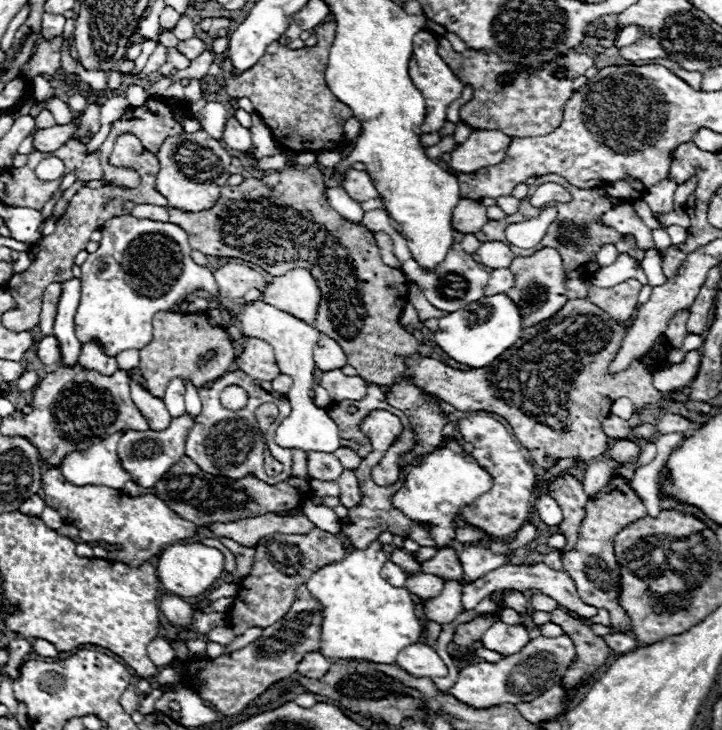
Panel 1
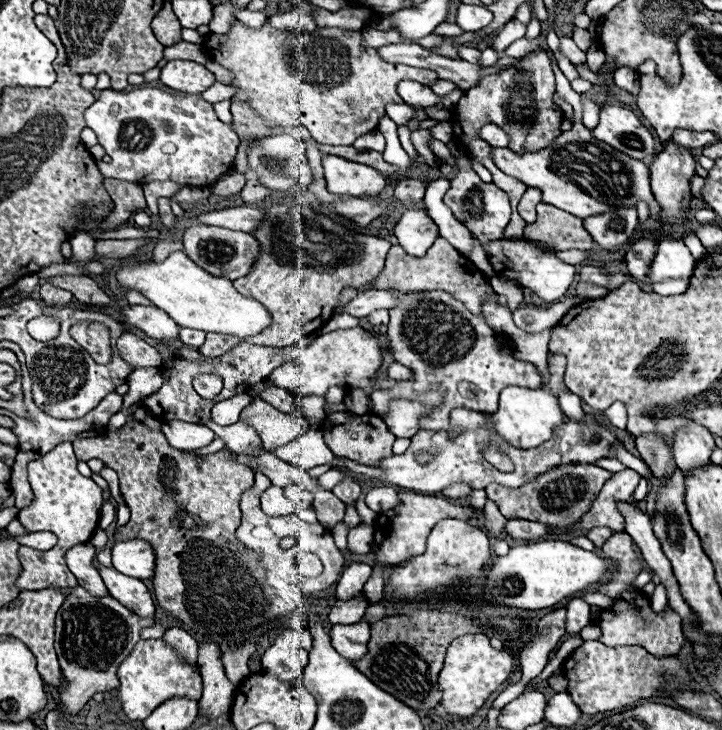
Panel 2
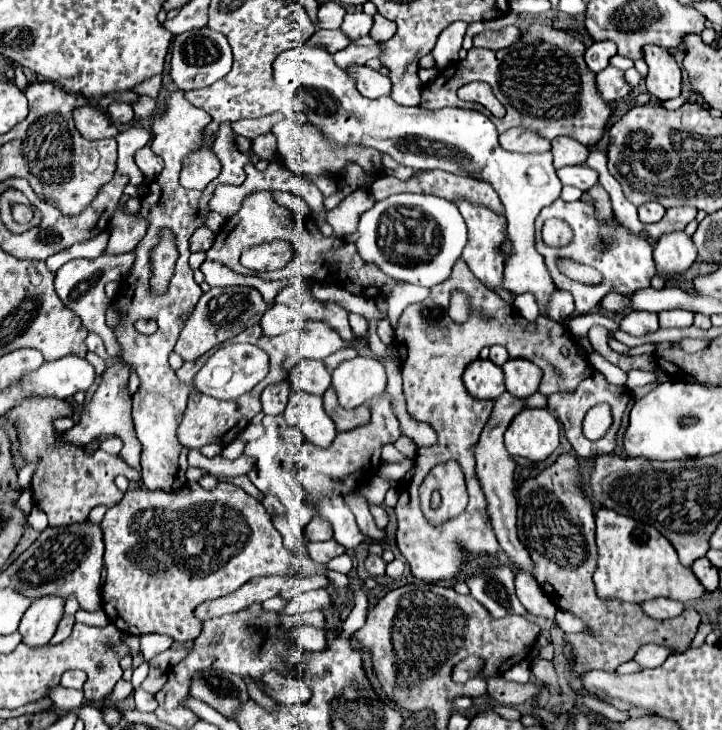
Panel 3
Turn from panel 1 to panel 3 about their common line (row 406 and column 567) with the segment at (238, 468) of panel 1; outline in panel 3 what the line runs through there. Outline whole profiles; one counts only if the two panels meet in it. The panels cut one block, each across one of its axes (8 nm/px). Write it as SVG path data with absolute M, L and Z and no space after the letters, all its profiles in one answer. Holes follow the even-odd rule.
M558 198L552 206L548 206L548 208L544 208L540 212L540 216L536 220L536 228L540 230L542 224L548 218L560 218L566 224L570 224L572 232L574 232L574 238L564 248L550 248L550 246L546 246L540 240L540 234L538 234L538 238L536 238L536 250L544 256L544 262L548 266L548 272L550 272L556 288L572 292L572 296L576 300L576 312L578 314L588 314L590 310L594 310L608 292L620 292L620 294L630 296L632 292L650 288L650 280L656 276L656 264L654 264L654 258L652 258L652 246L650 246L650 242L648 242L646 236L636 236L636 234L628 232L616 220L612 220L608 224L600 224L600 220L596 220L594 206L588 204L588 202L584 202L584 200L564 202L562 198ZM568 212L574 212L574 216L570 216L570 220L568 220ZM556 258L572 258L572 260L576 260L580 264L590 262L592 268L596 268L596 270L600 270L604 274L604 282L600 286L584 286L580 282L574 282L574 280L566 278L564 274L560 274L560 270L556 266Z

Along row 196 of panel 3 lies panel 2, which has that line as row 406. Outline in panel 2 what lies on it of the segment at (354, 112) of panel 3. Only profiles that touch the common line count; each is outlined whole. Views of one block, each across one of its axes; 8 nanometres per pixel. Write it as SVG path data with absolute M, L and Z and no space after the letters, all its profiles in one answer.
M508 386L500 392L500 408L494 414L490 414L488 424L492 424L496 432L504 440L508 440L508 444L516 448L536 448L550 438L556 426L562 424L562 412L558 408L556 398L544 388L528 390L520 386Z

